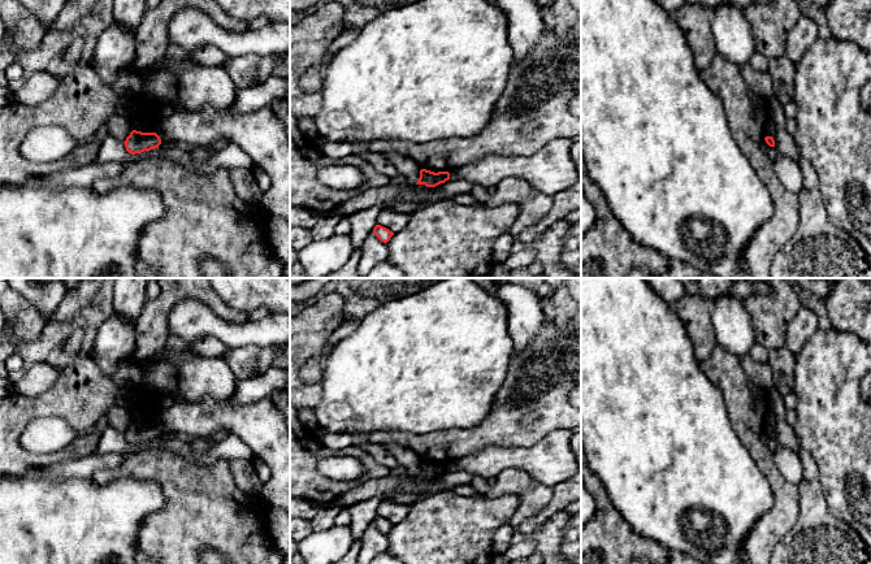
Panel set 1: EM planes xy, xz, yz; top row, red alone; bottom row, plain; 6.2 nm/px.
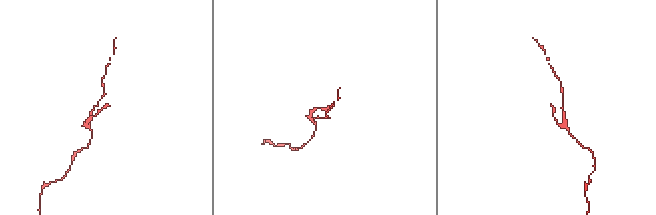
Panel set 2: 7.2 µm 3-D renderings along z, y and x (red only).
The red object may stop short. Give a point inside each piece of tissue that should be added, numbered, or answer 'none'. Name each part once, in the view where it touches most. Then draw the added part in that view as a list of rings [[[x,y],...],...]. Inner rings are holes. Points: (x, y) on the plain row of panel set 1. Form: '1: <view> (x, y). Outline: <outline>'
none

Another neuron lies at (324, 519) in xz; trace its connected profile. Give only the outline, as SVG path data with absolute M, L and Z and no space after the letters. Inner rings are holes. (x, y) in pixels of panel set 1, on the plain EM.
M337 503L318 506L317 513L309 520L311 530L321 532L335 525L335 517L342 508L343 507Z

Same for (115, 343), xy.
M113 313L99 327L90 357L118 389L134 389L143 378L143 370L129 364L135 346L135 322L129 324Z

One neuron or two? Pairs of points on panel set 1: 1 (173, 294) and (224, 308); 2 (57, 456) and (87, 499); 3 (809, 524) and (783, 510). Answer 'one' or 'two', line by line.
1: one
2: two
3: two

